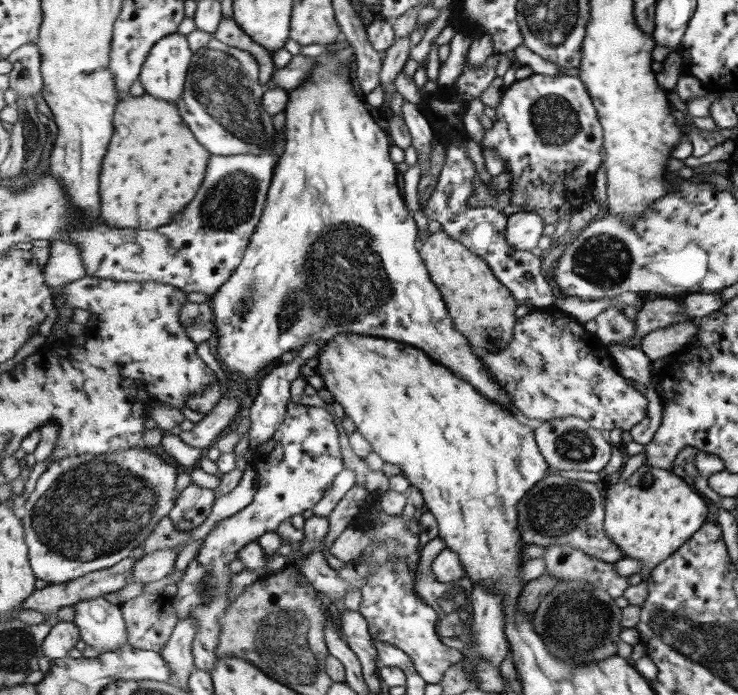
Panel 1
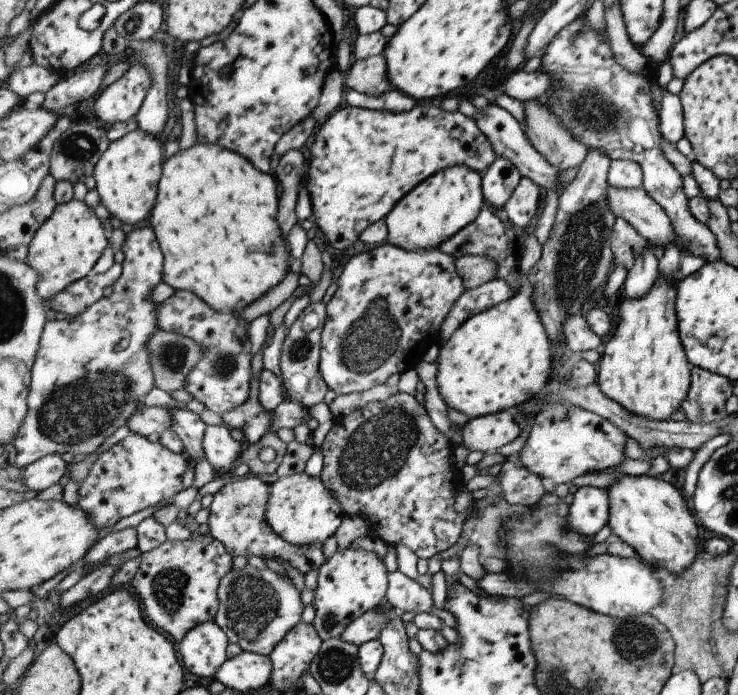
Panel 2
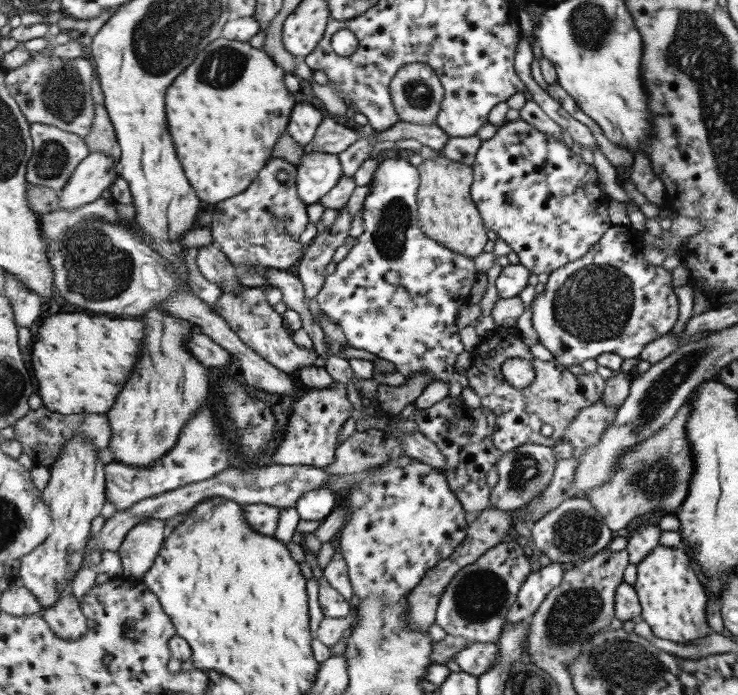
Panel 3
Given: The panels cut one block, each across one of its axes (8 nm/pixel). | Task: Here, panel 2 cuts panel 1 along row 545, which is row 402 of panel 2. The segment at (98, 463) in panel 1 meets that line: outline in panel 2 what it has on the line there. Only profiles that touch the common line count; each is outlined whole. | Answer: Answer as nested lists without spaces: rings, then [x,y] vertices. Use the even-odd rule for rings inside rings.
[[[137,226],[129,234],[125,236],[123,246],[121,248],[124,253],[123,261],[123,274],[121,278],[115,282],[113,286],[112,295],[108,298],[100,299],[97,304],[94,304],[87,312],[81,316],[67,315],[62,320],[49,321],[44,328],[44,335],[41,338],[41,348],[37,354],[37,360],[32,370],[32,388],[29,393],[28,406],[29,414],[25,418],[24,427],[21,428],[21,434],[15,439],[14,447],[17,450],[15,464],[19,468],[27,468],[30,464],[36,463],[40,458],[47,456],[51,453],[65,454],[93,454],[109,436],[113,436],[121,427],[127,427],[129,418],[139,410],[139,404],[145,403],[145,398],[153,390],[155,384],[155,374],[153,374],[153,367],[151,366],[151,352],[147,348],[151,334],[155,334],[159,330],[159,311],[160,304],[152,299],[152,291],[159,286],[159,283],[164,280],[164,266],[165,255],[161,250],[160,240],[157,238],[156,231],[150,226]]]

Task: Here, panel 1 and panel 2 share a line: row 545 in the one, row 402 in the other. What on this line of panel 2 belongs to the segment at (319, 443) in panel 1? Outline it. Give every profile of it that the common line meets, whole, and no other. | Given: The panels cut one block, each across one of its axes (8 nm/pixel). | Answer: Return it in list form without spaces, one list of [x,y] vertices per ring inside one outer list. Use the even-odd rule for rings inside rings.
[[[176,290],[174,296],[160,304],[159,328],[192,338],[205,348],[205,356],[191,370],[185,391],[211,411],[223,416],[239,408],[251,398],[251,359],[249,353],[249,322],[238,313],[218,311],[191,291]]]

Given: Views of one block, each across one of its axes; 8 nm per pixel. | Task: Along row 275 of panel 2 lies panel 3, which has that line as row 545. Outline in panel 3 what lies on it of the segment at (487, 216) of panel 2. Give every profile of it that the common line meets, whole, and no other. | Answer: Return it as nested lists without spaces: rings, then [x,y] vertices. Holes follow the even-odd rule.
[[[507,537],[501,544],[480,556],[477,562],[455,575],[441,597],[436,624],[447,634],[463,636],[471,643],[499,642],[507,613],[531,572],[531,562],[527,560],[523,546],[513,537]]]

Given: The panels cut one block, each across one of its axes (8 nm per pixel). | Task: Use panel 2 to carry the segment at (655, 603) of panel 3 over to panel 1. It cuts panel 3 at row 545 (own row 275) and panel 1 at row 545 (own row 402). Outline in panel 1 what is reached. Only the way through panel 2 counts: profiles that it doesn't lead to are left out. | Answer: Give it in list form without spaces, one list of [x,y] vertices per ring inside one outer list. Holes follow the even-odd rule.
[[[642,464],[627,480],[608,485],[606,497],[606,533],[626,552],[626,557],[641,560],[644,566],[639,574],[647,580],[652,570],[676,554],[692,536],[707,523],[709,502],[697,491],[690,480],[673,474],[670,470]]]

